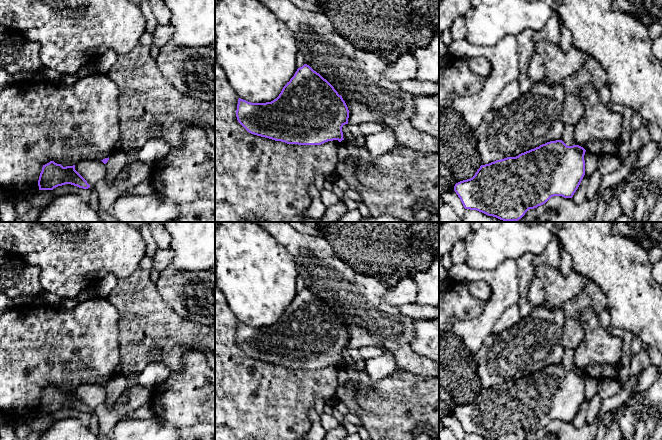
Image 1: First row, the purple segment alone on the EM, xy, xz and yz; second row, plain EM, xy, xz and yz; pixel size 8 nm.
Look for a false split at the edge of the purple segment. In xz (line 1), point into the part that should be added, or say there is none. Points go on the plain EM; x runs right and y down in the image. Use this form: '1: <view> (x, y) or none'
1: none

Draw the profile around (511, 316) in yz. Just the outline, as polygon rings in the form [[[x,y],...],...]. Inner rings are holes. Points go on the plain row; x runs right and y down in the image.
[[[518,304],[511,306],[503,312],[498,321],[495,323],[492,333],[499,334],[504,330],[512,328],[520,321],[521,318],[521,309]]]

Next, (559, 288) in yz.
[[[534,266],[534,270],[545,289],[542,305],[552,309],[563,307],[566,301],[575,297],[590,281],[588,277],[573,270],[568,275],[563,275],[560,269],[551,266]]]

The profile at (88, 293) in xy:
[[[89,287],[85,289],[84,291],[81,291],[78,293],[78,295],[75,297],[79,302],[82,302],[84,300],[91,299],[95,294],[95,287]]]

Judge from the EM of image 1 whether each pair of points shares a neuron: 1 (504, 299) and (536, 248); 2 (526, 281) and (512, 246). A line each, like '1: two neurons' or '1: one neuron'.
1: two neurons
2: two neurons

